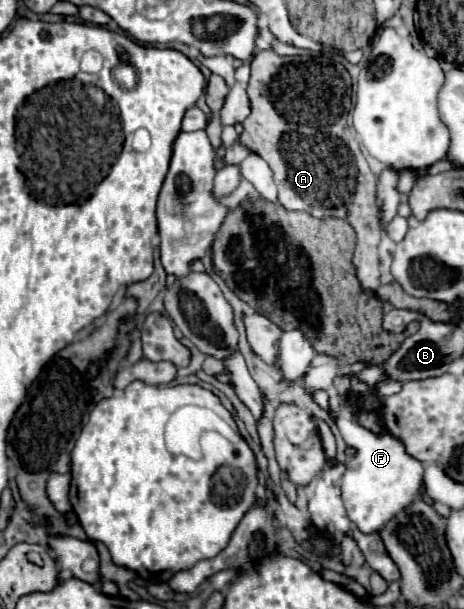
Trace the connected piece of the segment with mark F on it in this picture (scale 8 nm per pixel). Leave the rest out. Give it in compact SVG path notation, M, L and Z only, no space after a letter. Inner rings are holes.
M337 416L335 424L345 444L357 450L357 456L347 460L347 470L341 478L341 492L349 520L365 534L379 532L391 518L419 500L423 466L415 458L409 458L409 454L405 454L405 446L401 446L401 442L391 434L377 436L347 416Z

